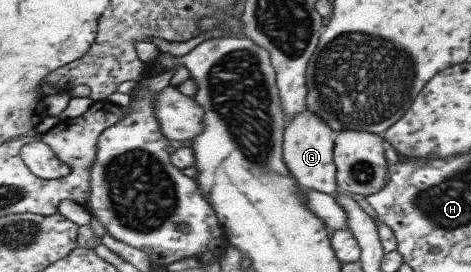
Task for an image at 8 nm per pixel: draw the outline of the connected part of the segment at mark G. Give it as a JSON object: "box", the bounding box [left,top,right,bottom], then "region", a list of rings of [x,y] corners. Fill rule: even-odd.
{"box":[284,110,341,195],"region":[[[305,110],[303,114],[295,116],[292,121],[286,123],[284,161],[301,187],[330,195],[341,190],[337,180],[338,166],[334,158],[337,136],[339,136],[338,132],[334,131],[333,127],[329,126],[329,123],[320,115],[311,110]]]}

